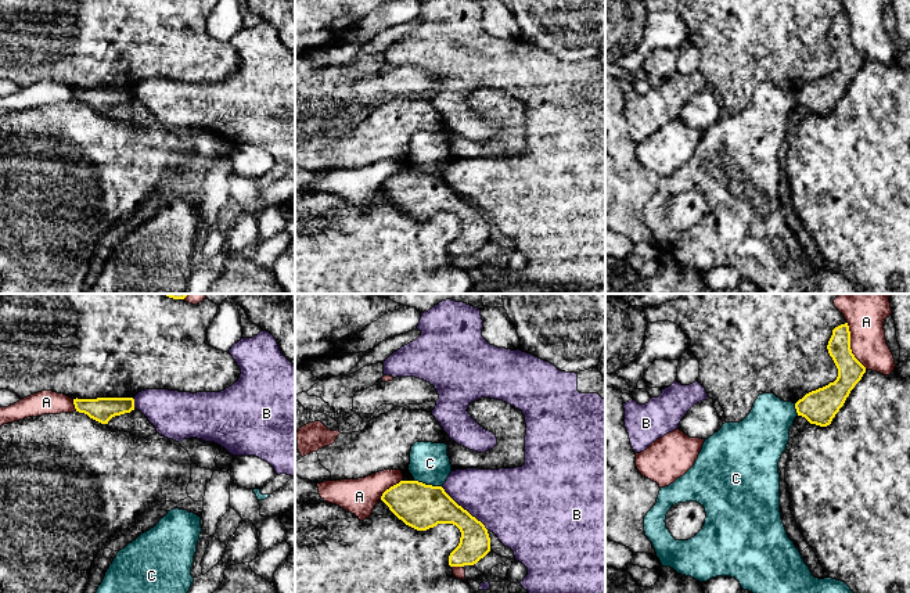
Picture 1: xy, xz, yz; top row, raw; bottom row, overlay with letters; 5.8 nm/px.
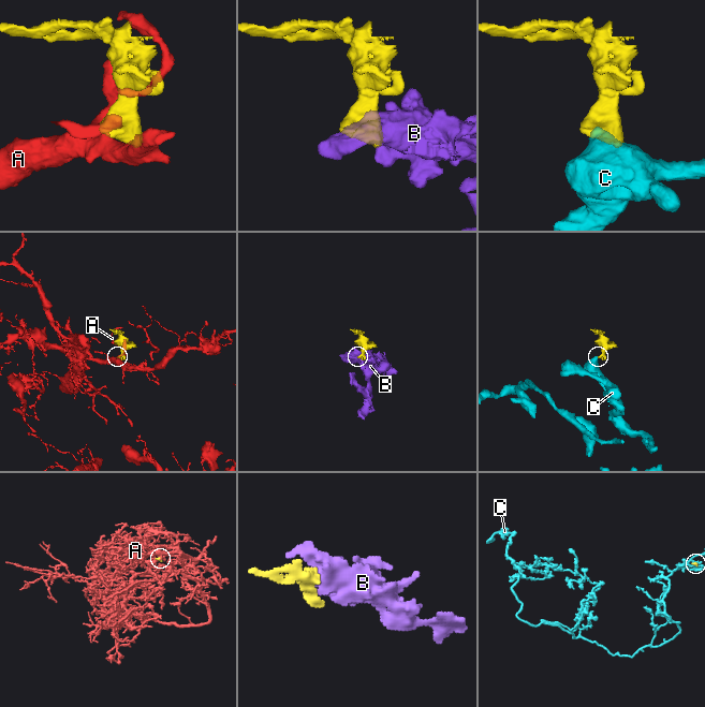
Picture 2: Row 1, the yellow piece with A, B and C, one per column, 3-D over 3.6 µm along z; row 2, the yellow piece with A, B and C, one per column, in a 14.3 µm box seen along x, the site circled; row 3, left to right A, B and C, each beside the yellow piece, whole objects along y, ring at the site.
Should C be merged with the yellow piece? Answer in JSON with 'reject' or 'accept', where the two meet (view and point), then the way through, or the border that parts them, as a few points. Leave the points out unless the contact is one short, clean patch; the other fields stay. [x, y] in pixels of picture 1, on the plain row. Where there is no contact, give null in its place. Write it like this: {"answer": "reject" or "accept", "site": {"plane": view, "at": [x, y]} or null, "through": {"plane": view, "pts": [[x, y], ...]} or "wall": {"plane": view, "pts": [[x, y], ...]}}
{"answer": "reject", "site": {"plane": "xz", "at": [428, 175]}, "wall": {"plane": "xz", "pts": [[414, 169], [441, 176]]}}

